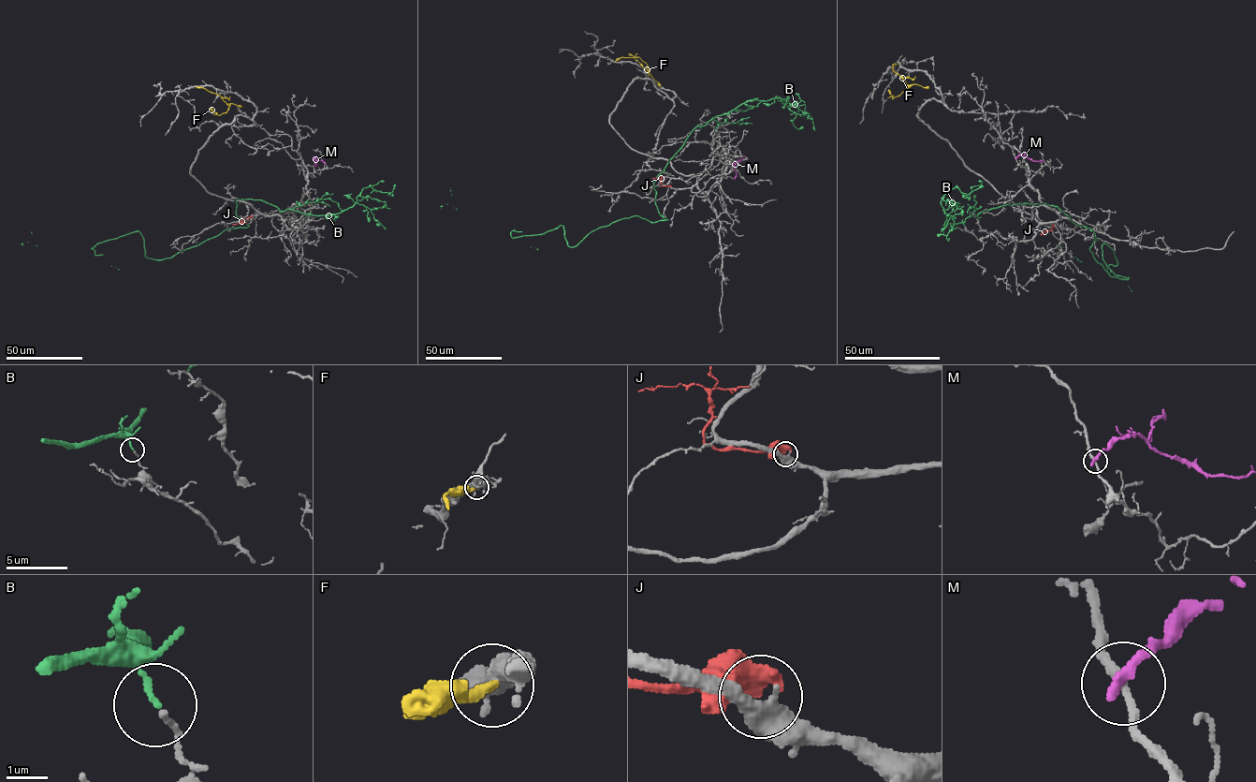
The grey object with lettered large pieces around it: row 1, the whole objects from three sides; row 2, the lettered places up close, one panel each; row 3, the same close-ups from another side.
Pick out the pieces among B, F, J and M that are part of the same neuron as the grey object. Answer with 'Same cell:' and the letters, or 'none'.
Same cell: none

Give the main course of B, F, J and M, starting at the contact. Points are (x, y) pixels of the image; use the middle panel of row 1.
B: (728, 114), (697, 125), (657, 175), (668, 219), (622, 218), (575, 246), (562, 226), (513, 238), (450, 188)
F: (615, 61), (621, 57), (634, 58), (649, 69), (639, 57), (629, 53)
J: (670, 186), (662, 186), (660, 178), (651, 179)
M: (744, 156), (735, 165), (734, 179)

